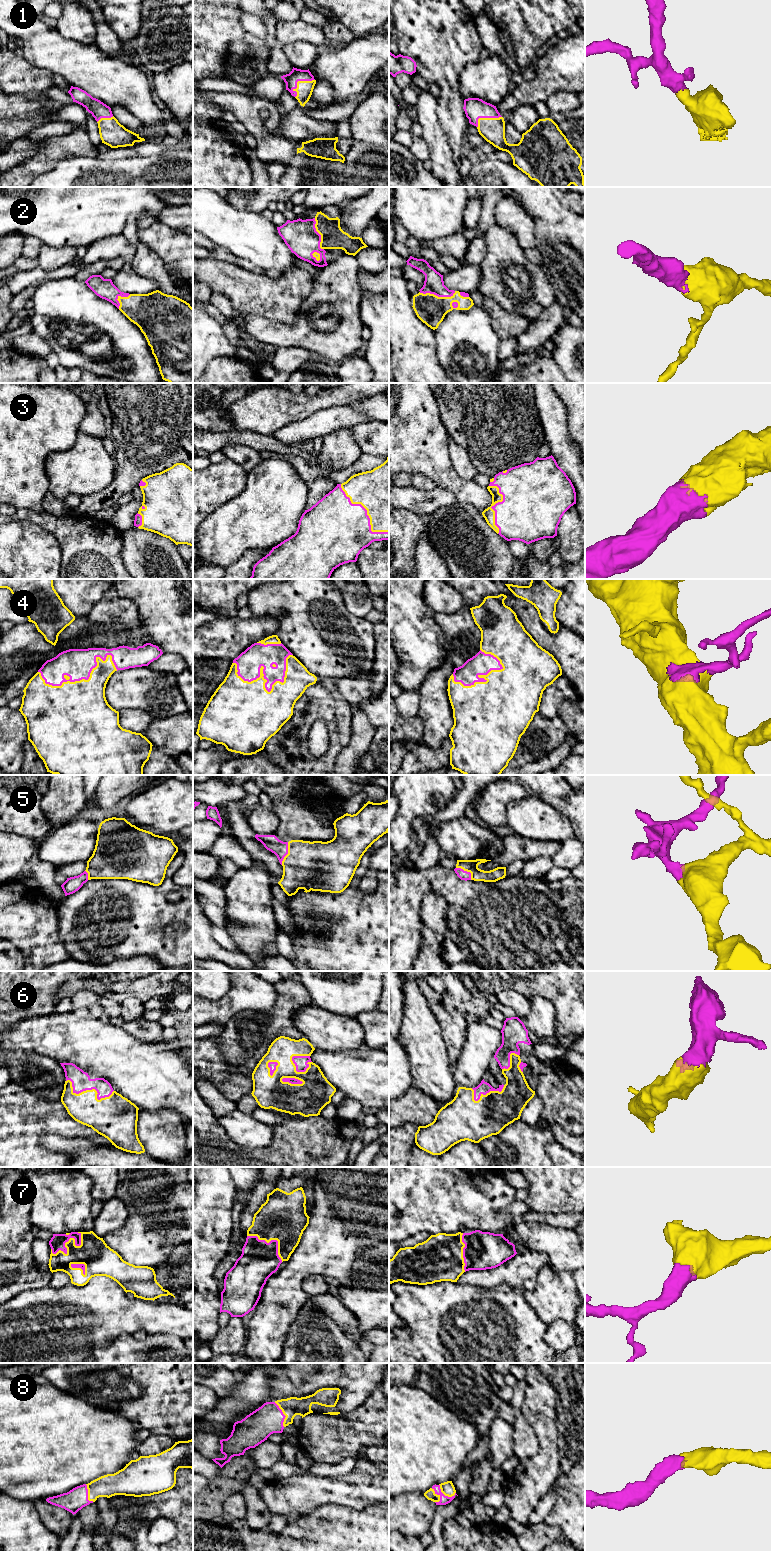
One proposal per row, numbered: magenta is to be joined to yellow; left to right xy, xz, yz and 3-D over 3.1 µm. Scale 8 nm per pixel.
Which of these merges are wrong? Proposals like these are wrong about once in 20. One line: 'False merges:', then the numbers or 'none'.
False merges: none

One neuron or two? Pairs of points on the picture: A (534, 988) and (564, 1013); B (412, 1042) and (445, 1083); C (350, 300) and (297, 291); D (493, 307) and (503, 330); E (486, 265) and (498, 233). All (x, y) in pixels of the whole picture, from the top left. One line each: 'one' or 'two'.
A: one
B: one
C: two
D: one
E: one

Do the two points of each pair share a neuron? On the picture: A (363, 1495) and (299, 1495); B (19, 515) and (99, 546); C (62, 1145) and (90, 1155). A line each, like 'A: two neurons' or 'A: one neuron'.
A: one neuron
B: one neuron
C: one neuron

